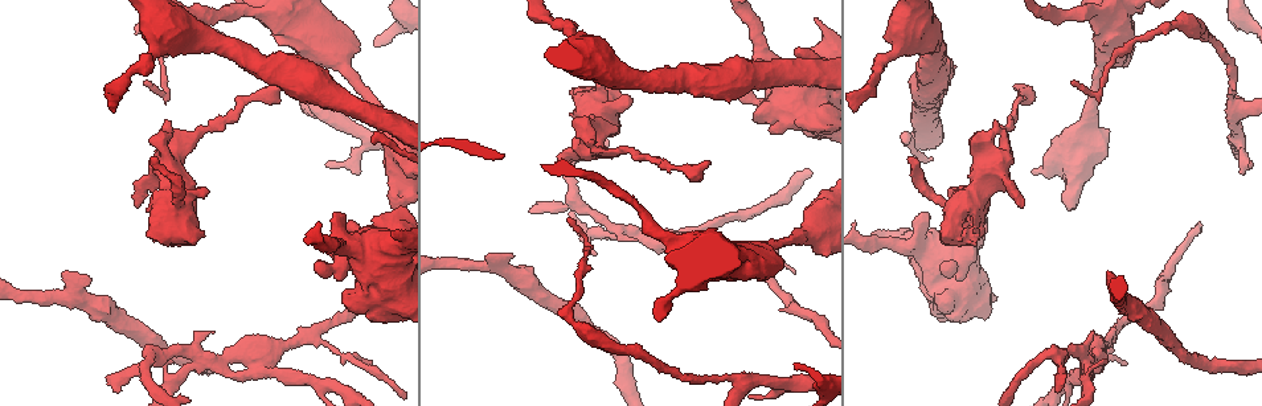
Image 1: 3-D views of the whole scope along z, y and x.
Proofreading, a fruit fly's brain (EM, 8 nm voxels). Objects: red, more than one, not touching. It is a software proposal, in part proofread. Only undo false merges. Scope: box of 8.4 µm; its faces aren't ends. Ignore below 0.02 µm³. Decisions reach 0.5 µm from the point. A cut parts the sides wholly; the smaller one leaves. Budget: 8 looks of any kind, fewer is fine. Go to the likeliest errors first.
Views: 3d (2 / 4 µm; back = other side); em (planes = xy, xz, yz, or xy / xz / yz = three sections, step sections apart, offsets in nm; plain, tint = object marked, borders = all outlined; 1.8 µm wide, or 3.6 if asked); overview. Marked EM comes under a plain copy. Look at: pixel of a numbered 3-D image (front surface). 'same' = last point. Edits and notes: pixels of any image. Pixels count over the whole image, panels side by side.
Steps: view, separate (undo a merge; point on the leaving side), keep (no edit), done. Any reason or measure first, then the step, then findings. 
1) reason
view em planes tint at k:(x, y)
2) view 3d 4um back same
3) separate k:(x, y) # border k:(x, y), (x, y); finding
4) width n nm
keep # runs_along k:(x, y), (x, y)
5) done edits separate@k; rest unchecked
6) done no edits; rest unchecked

three arms meet
view em yz step 8 tint at 1:(1112, 337)

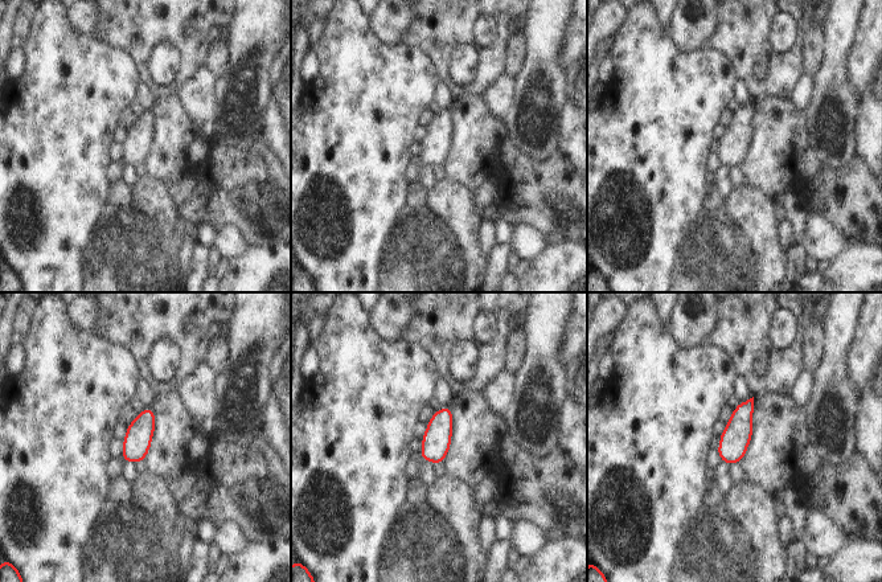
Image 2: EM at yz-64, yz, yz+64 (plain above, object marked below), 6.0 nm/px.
another direction
view em planes tint same

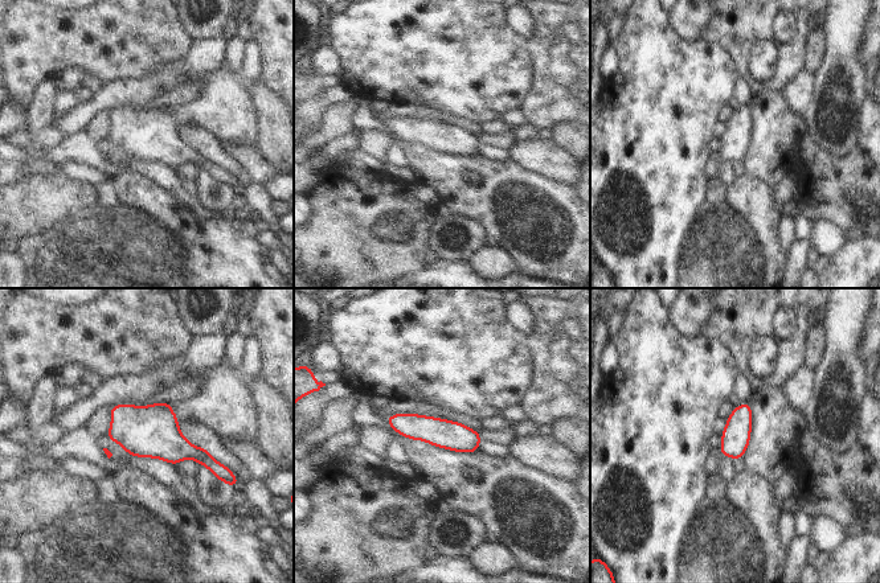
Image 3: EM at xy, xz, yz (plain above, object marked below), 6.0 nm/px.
keep # runs_along 3:(391, 419), (454, 435), (475, 447); one cell here

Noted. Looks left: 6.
two arms in line, one across
view 3d 2um back at 1:(1084, 357)

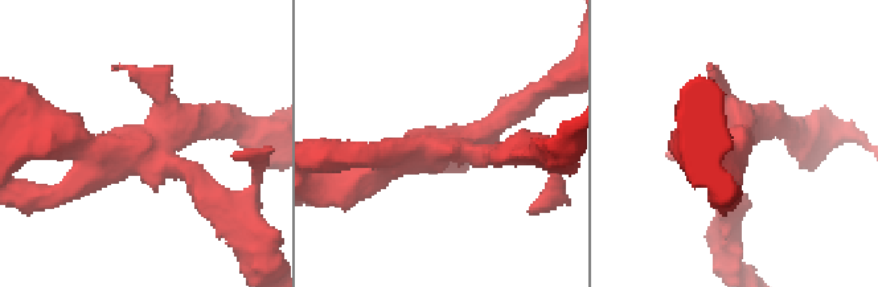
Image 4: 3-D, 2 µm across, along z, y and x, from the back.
need the tissue
view em xy step 4 tint at 4:(734, 144)

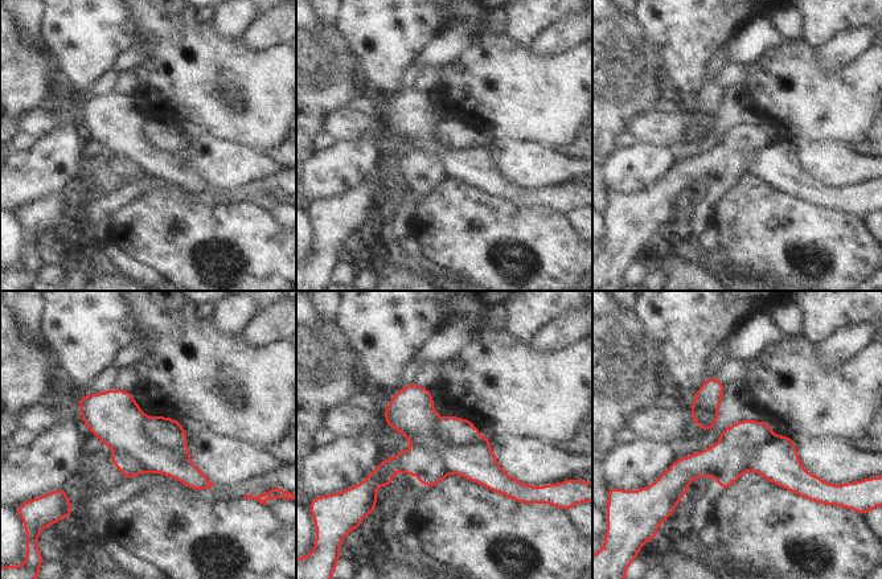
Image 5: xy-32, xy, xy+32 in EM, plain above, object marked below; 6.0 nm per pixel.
cut it another way
view em planes tint same

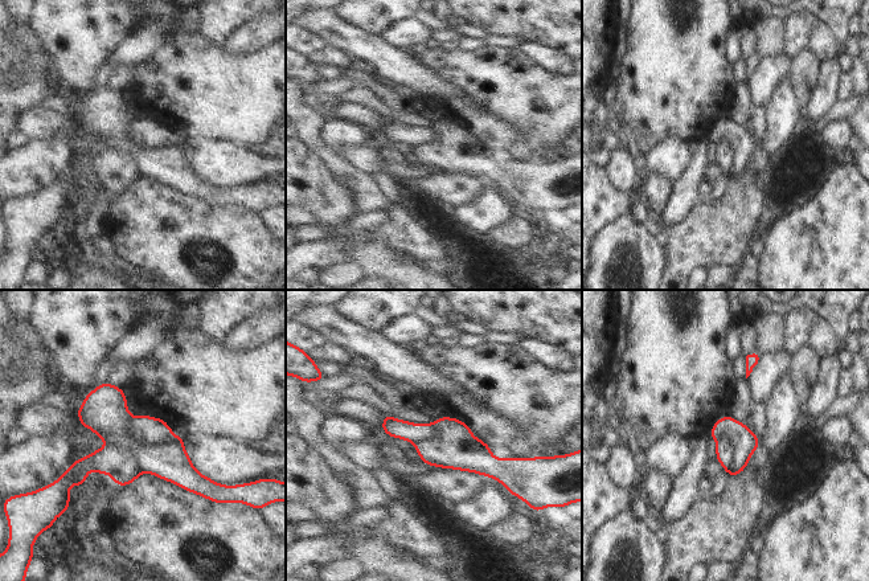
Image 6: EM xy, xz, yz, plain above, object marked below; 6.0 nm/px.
separate 6:(148, 430) # border 6:(132, 417), (143, 444), (175, 436); two cells meet here

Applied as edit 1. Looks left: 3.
branch point
view 3d 4um at 1:(999, 157)

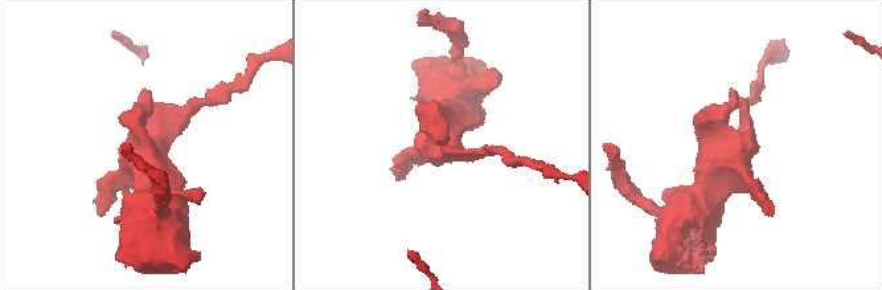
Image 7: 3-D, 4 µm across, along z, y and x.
view em xy step 8 borders at 7:(448, 144)

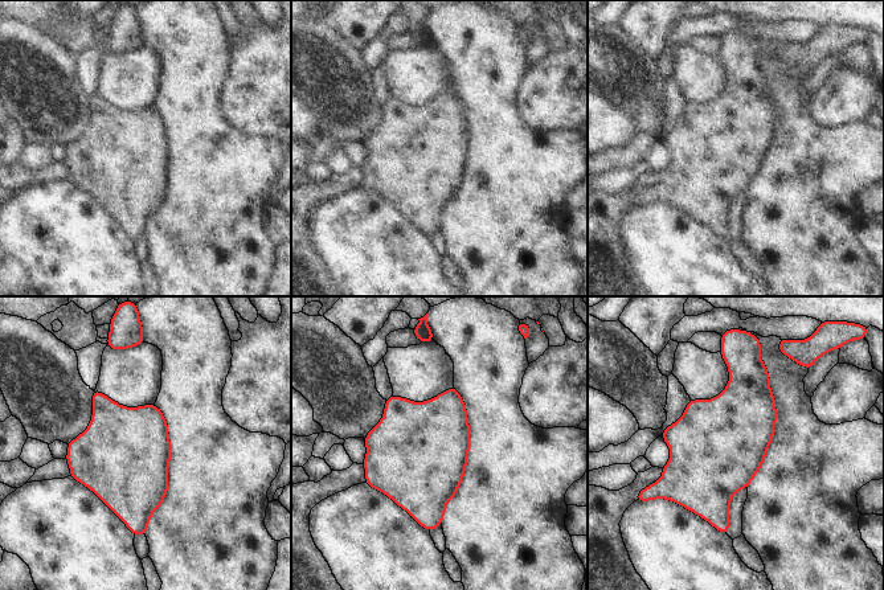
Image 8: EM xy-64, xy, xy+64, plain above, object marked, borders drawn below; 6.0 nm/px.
view em planes borders same

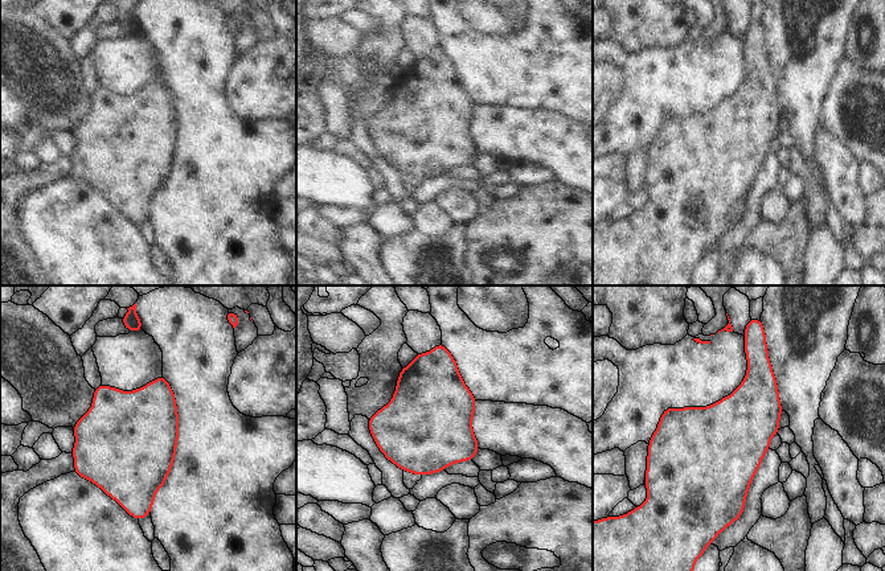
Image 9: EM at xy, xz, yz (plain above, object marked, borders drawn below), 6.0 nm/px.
keep # all the same cell

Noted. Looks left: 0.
done edits separate@6; rest unchecked

